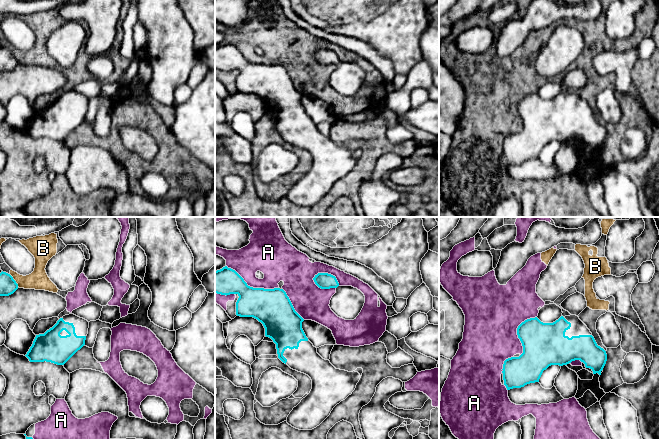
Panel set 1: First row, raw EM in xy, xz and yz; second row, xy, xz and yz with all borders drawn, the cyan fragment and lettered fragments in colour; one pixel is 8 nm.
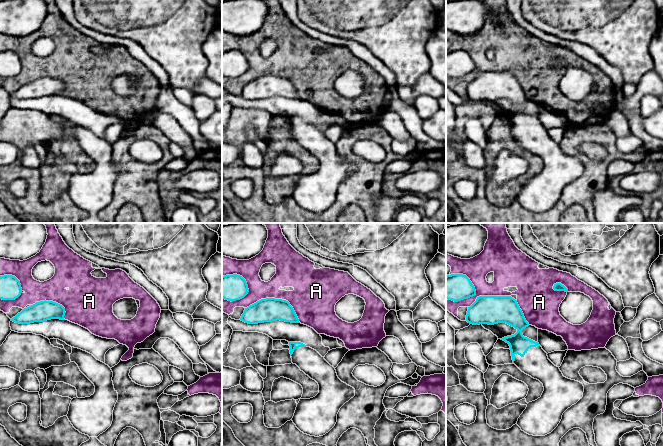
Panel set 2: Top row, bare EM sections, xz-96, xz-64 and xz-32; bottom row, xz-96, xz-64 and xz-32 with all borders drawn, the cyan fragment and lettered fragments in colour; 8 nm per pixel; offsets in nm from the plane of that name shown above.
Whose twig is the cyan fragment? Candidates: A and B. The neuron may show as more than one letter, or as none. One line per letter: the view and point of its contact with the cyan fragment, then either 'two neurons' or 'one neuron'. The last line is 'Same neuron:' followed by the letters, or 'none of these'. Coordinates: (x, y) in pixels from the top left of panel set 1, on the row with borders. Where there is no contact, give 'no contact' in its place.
A: contact xz (327, 273); two neurons
B: contact xy (14, 280); two neurons
Same neuron: none of these

